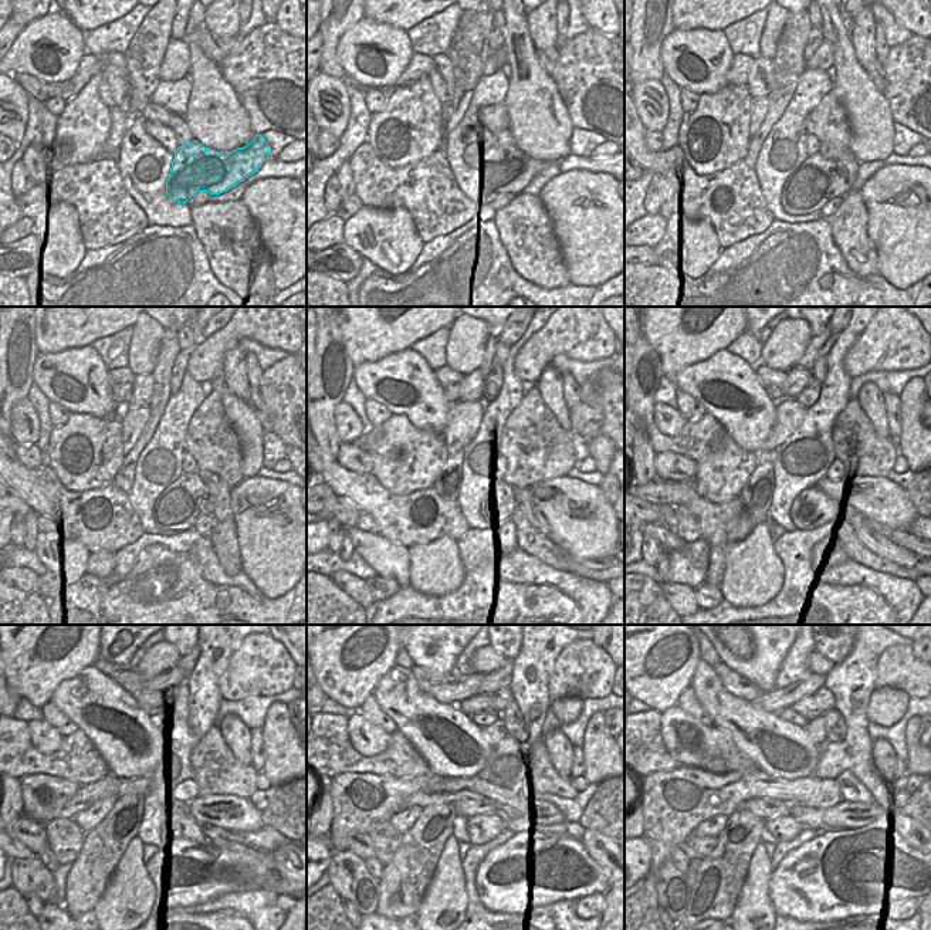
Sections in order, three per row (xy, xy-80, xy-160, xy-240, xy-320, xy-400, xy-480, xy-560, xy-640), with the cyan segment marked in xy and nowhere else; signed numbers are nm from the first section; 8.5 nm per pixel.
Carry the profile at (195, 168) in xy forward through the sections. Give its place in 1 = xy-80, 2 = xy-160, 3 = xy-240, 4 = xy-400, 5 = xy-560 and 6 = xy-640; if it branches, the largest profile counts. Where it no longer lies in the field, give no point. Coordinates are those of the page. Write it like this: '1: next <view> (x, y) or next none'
1: next xy-80 (511, 171)
2: next xy-160 (829, 173)
3: next xy-240 (183, 503)
4: next xy-400 (812, 509)
5: next xy-560 (481, 828)
6: next xy-640 (784, 828)

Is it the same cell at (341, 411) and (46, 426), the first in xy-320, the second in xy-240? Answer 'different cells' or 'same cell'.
different cells

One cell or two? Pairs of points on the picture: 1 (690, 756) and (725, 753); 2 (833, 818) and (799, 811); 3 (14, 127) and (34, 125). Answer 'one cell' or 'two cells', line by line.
1: one cell
2: one cell
3: two cells

